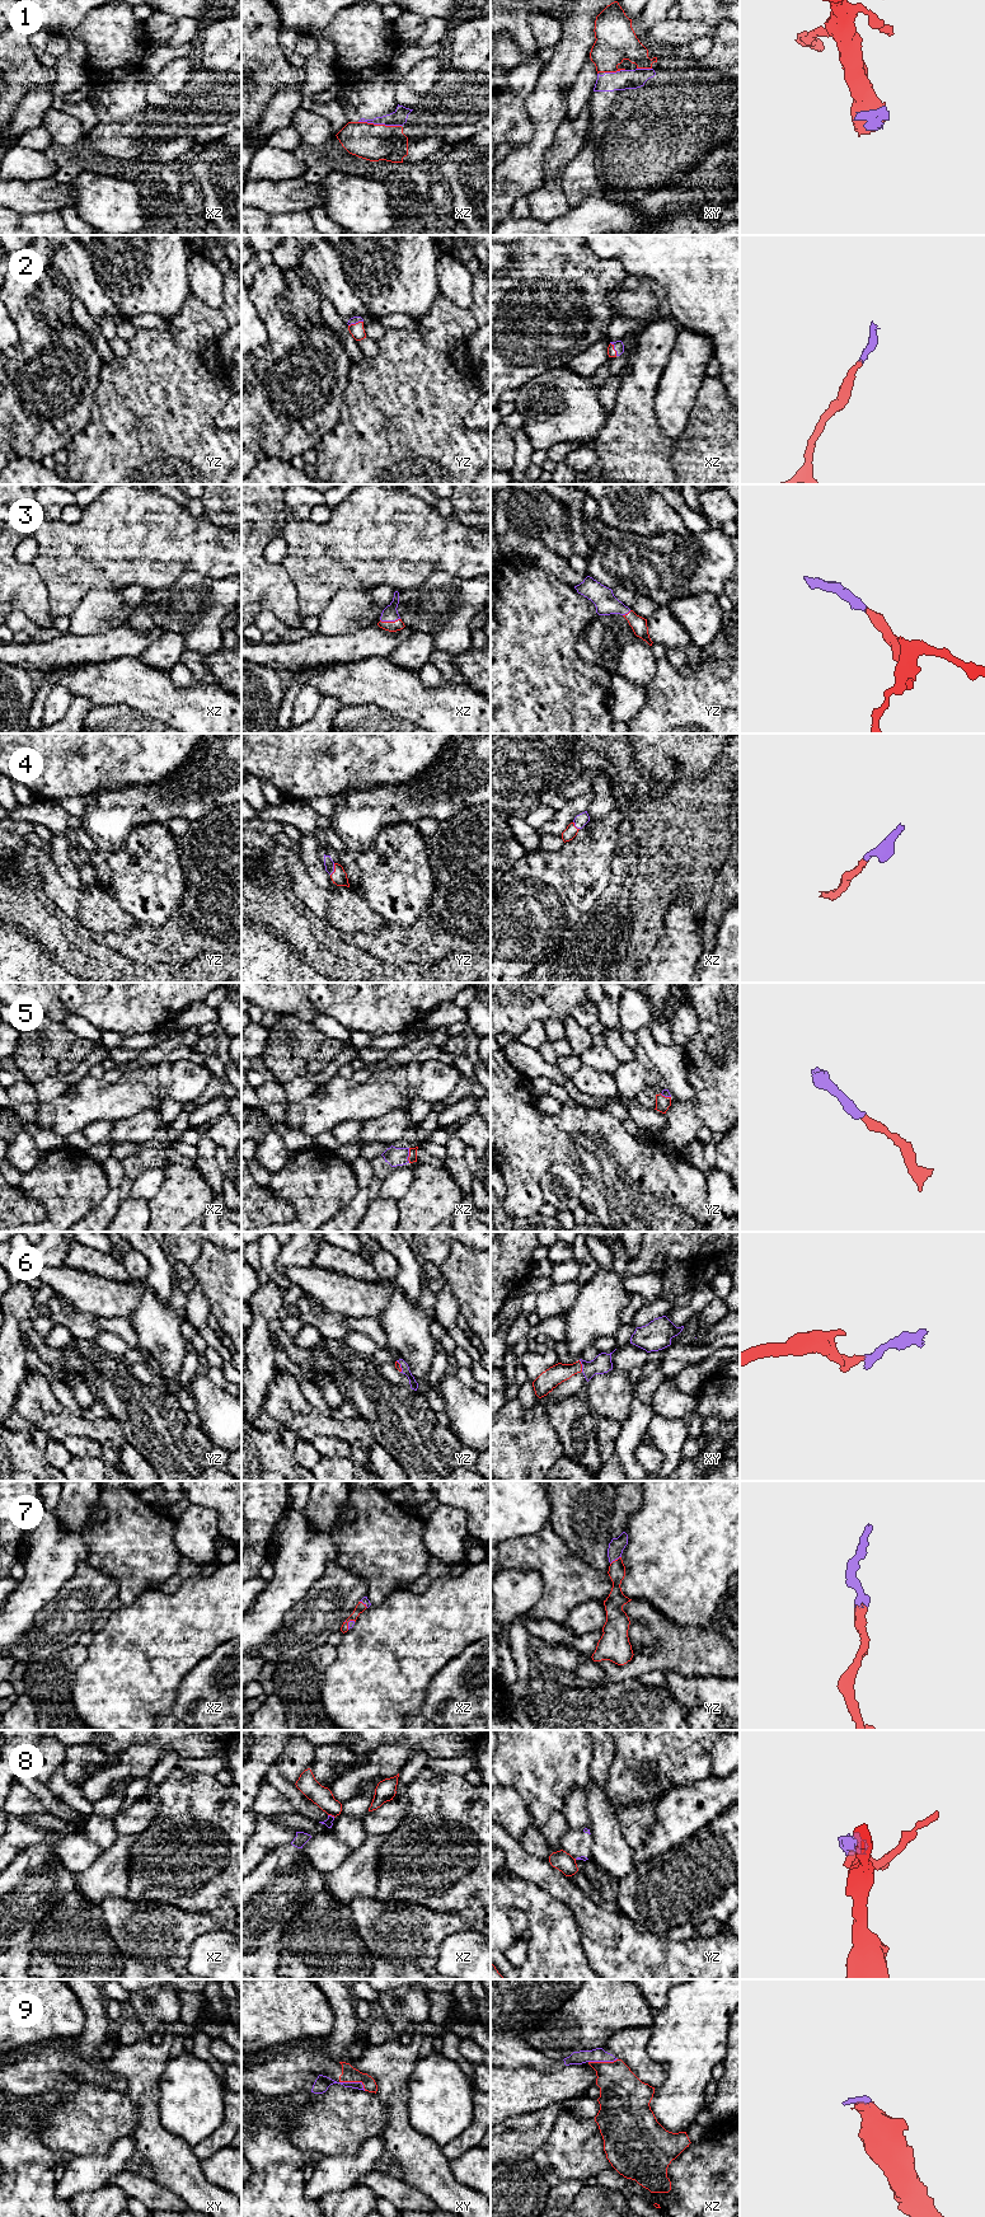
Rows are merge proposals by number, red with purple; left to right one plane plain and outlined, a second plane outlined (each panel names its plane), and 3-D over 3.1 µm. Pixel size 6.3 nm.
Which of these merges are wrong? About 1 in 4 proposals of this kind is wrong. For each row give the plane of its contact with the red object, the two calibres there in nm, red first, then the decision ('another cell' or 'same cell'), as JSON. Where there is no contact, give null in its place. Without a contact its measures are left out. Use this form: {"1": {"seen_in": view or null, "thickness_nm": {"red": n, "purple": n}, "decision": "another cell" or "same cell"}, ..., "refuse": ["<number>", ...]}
{"1": {"seen_in": "xz", "thickness_nm": {"red": 240, "purple": 100}, "decision": "same cell"}, "2": {"seen_in": "yz", "thickness_nm": {"red": 90, "purple": 50}, "decision": "same cell"}, "3": {"seen_in": "xz", "thickness_nm": {"red": 70, "purple": 100}, "decision": "same cell"}, "4": {"seen_in": "yz", "thickness_nm": {"red": 100, "purple": 60}, "decision": "same cell"}, "5": {"seen_in": "xz", "thickness_nm": {"red": 50, "purple": 110}, "decision": "same cell"}, "6": {"seen_in": "xy", "thickness_nm": {"red": 120, "purple": 120}, "decision": "same cell"}, "7": {"seen_in": "yz", "thickness_nm": {"red": 110, "purple": 100}, "decision": "same cell"}, "8": {"seen_in": "xz", "thickness_nm": {"red": 120, "purple": 50}, "decision": "another cell"}, "9": {"seen_in": "xy", "thickness_nm": {"red": 100, "purple": 90}, "decision": "same cell"}, "refuse": ["8"]}

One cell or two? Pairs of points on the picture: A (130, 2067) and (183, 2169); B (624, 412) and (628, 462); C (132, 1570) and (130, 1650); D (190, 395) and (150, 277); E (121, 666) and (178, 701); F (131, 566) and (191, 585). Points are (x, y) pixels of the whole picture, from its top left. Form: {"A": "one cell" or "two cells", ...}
{"A": "one cell", "B": "one cell", "C": "two cells", "D": "two cells", "E": "one cell", "F": "two cells"}

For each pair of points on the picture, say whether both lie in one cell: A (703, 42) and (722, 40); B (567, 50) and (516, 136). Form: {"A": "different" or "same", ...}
{"A": "different", "B": "different"}

